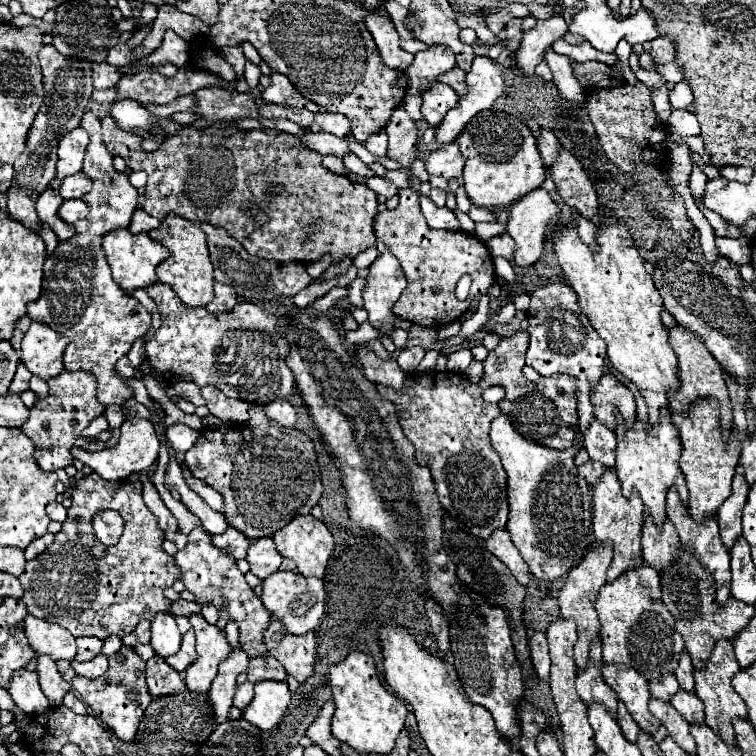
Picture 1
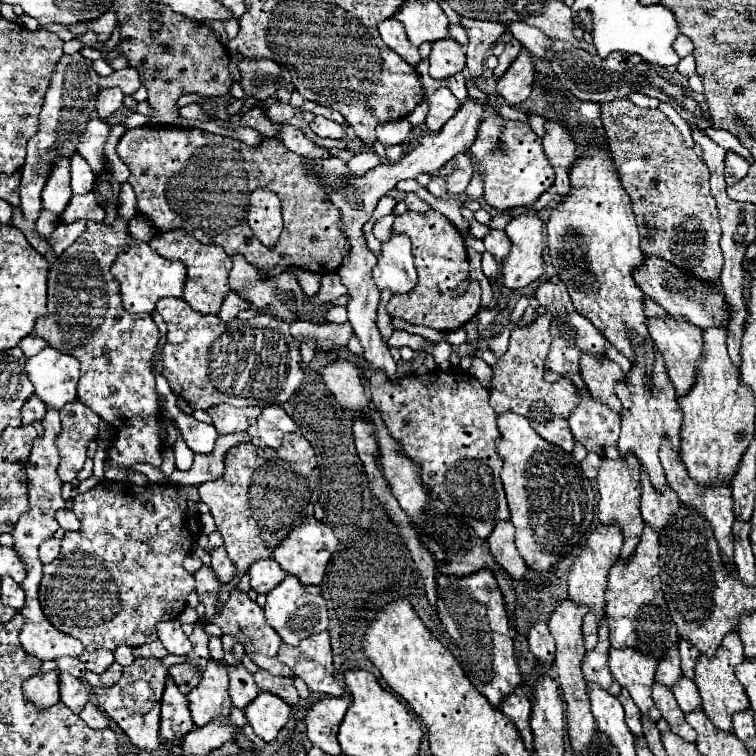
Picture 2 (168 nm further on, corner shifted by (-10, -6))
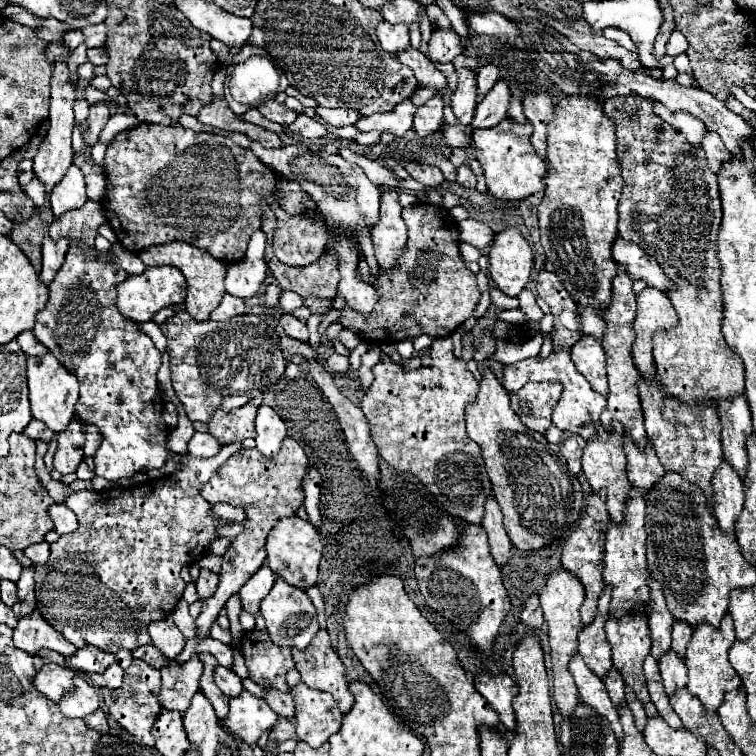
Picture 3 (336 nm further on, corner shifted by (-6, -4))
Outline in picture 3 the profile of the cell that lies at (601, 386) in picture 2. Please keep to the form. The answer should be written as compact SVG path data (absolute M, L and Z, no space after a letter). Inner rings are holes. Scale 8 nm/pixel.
M582 336L578 344L570 350L572 362L576 364L576 370L592 384L592 388L608 396L608 382L606 382L606 354L602 350L600 340L592 336Z

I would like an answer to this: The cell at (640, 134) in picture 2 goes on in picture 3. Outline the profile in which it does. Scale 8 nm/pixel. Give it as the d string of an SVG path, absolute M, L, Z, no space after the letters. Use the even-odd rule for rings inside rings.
M620 96L604 102L604 112L616 124L616 154L622 166L622 198L618 204L618 234L620 238L640 246L648 256L652 256L664 272L674 280L676 288L672 294L672 304L678 314L690 314L680 318L680 326L674 332L654 334L654 358L660 376L660 390L674 396L684 404L720 404L722 400L732 400L744 394L744 366L734 352L730 352L722 336L722 268L718 260L718 230L722 222L722 204L718 192L718 178L710 172L702 148L694 148L680 132L674 132L670 124L662 122L660 116L652 112L652 102L642 96Z

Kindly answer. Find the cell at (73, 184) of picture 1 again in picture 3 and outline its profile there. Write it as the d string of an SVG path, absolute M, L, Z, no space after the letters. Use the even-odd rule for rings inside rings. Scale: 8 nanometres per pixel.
M88 200L82 208L74 208L58 216L50 224L50 238L66 236L70 240L86 240L90 246L94 246L98 228L106 222L108 218L106 218L106 210L102 208L102 202Z

